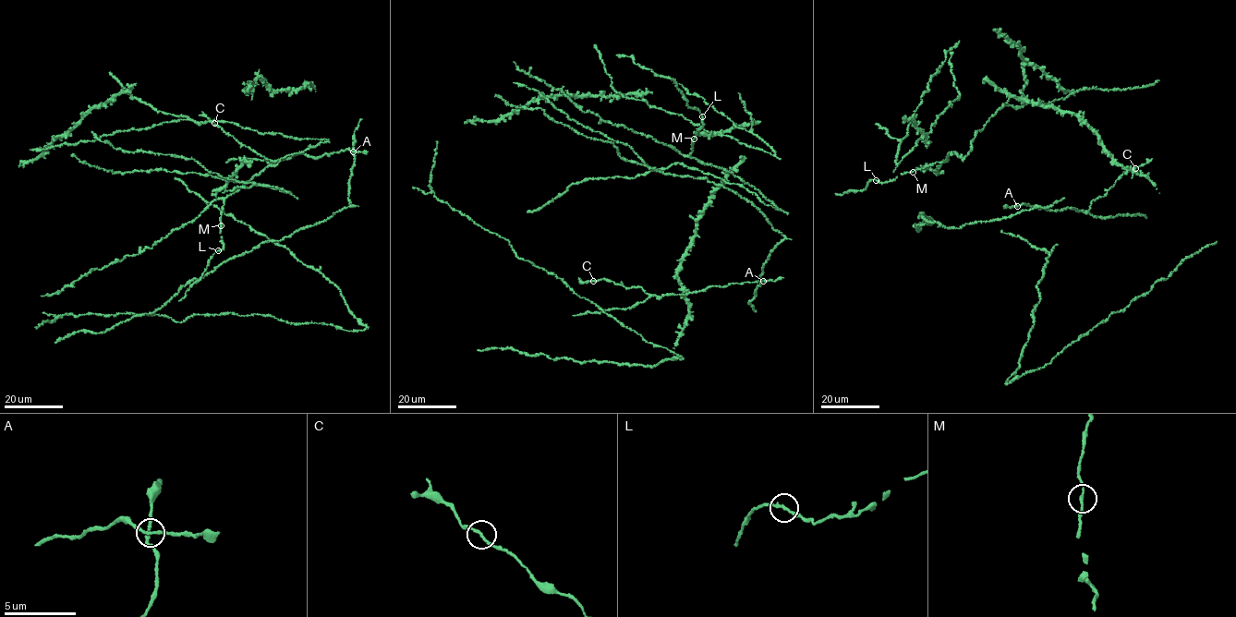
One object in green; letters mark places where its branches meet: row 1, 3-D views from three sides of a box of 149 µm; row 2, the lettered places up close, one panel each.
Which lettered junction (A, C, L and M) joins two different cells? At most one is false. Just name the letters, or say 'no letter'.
no letter

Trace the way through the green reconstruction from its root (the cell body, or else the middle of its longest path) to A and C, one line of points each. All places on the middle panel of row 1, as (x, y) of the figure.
A: (683, 295), (711, 286), (763, 281)
C: (683, 295), (665, 295), (660, 297), (647, 294), (637, 286), (627, 288), (604, 278), (593, 281)

